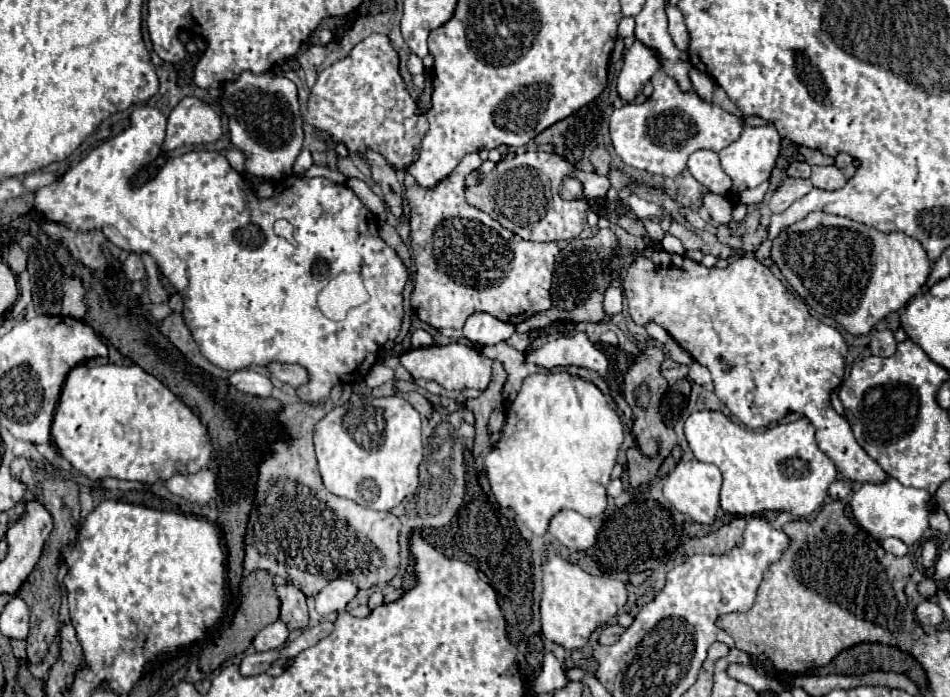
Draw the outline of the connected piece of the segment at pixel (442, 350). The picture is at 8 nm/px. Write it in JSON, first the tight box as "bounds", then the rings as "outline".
{"bounds":[401,343,491,391],"outline":[[[449,343],[449,345],[431,345],[431,347],[421,347],[413,349],[401,355],[401,365],[411,373],[413,379],[427,379],[427,381],[437,381],[443,389],[475,389],[475,391],[485,391],[491,383],[491,359],[481,355],[477,349],[463,345],[463,343]]]}

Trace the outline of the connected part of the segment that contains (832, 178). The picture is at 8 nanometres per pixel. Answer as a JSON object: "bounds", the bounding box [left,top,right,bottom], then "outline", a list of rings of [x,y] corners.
{"bounds":[811,165,847,191],"outline":[[[835,165],[833,167],[813,167],[811,183],[817,189],[835,191],[835,189],[841,189],[847,183],[847,179],[843,177],[843,173]]]}

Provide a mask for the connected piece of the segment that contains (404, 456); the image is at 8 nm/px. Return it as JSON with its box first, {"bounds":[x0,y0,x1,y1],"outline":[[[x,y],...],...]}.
{"bounds":[313,397,423,511],"outline":[[[361,397],[347,403],[347,407],[333,407],[313,431],[313,445],[319,463],[321,481],[327,491],[337,497],[351,499],[375,511],[389,511],[399,505],[405,497],[413,495],[419,485],[417,467],[423,459],[421,445],[421,419],[419,413],[401,397]]]}

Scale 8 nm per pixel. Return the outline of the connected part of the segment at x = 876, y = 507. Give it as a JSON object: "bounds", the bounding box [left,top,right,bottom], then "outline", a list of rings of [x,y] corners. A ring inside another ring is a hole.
{"bounds":[851,477,933,547],"outline":[[[887,477],[883,483],[863,483],[853,493],[851,507],[853,507],[853,515],[857,523],[873,537],[877,537],[879,541],[887,537],[895,537],[911,547],[929,529],[929,513],[933,511],[931,501],[933,497],[927,489],[903,487],[897,479]]]}

